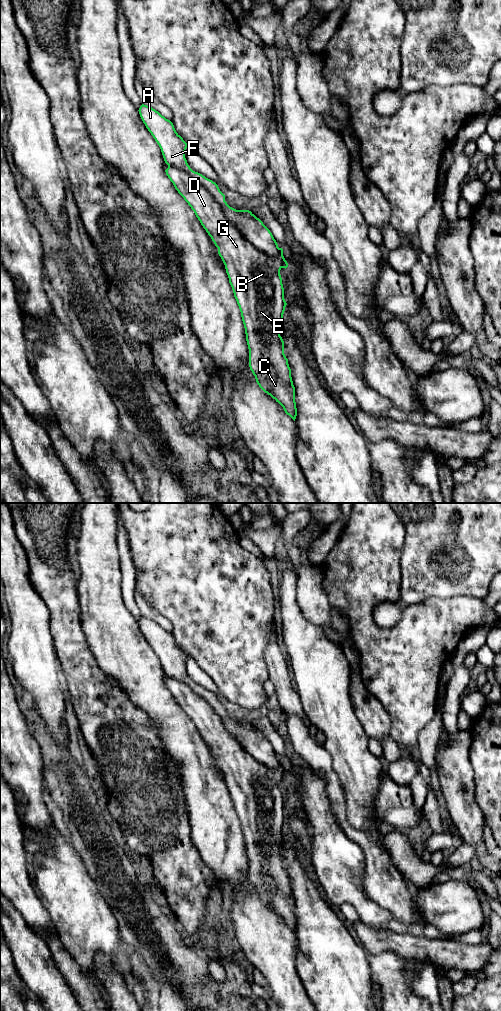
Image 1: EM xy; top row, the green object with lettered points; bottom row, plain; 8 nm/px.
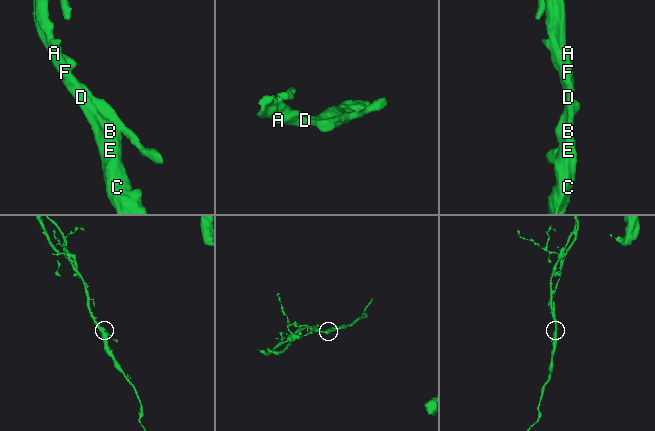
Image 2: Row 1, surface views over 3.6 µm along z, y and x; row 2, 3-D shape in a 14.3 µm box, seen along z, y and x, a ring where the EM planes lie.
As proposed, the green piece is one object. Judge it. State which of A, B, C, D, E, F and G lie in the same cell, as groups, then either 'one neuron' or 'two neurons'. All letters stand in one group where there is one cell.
A B C D E F G | one neuron

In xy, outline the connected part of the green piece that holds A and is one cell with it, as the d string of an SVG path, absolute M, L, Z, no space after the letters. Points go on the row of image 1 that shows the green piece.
M144 104L138 111L168 165L166 175L218 248L218 254L225 265L229 283L241 312L249 349L249 367L257 384L295 421L297 416L295 387L288 359L284 354L284 341L280 336L287 305L280 275L280 270L288 267L283 249L278 247L270 230L251 211L230 207L215 182L190 168L185 158L189 144L176 132L170 120Z

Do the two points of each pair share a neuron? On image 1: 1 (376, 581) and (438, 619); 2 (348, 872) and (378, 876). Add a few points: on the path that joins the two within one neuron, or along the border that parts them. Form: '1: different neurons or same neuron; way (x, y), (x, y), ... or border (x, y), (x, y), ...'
1: same neuron; way (368, 608), (368, 621), (380, 633), (411, 633)
2: different neurons; border (362, 851), (363, 885), (369, 897)

